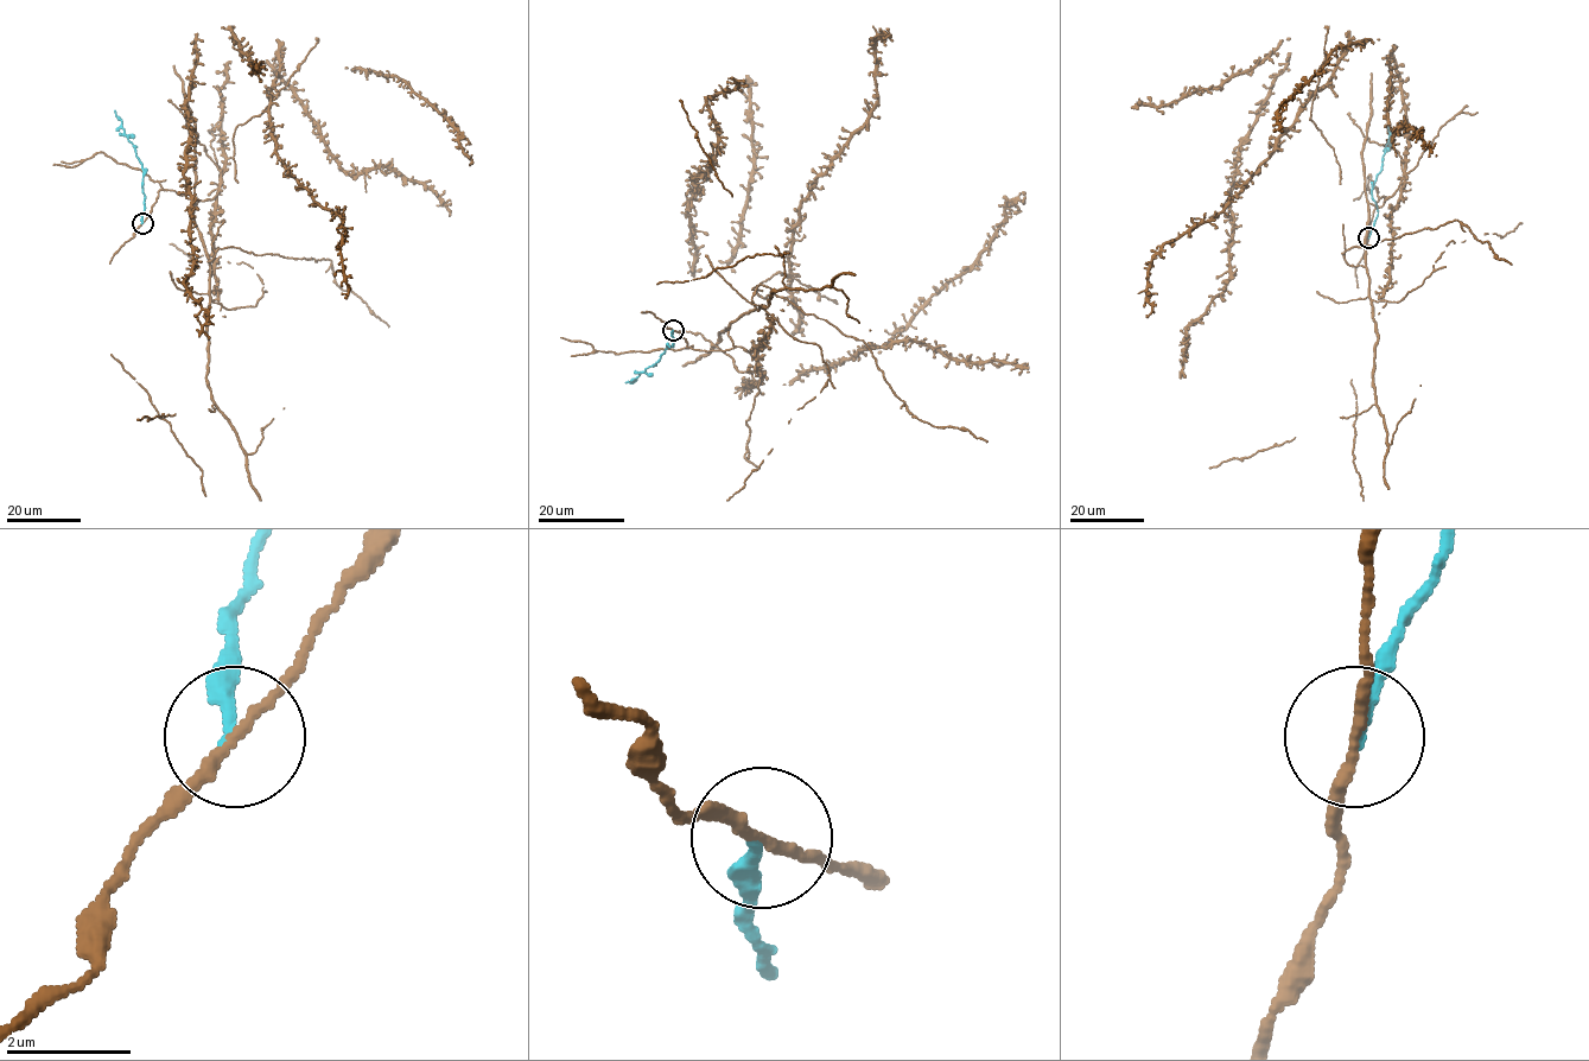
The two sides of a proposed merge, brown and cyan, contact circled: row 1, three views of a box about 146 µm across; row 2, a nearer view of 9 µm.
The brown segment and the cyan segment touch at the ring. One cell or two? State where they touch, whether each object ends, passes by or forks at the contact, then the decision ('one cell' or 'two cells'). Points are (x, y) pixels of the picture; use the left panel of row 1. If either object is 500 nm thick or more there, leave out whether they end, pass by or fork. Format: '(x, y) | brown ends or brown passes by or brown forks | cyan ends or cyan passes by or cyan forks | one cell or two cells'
(142, 223) | brown passes by | cyan ends | two cells

